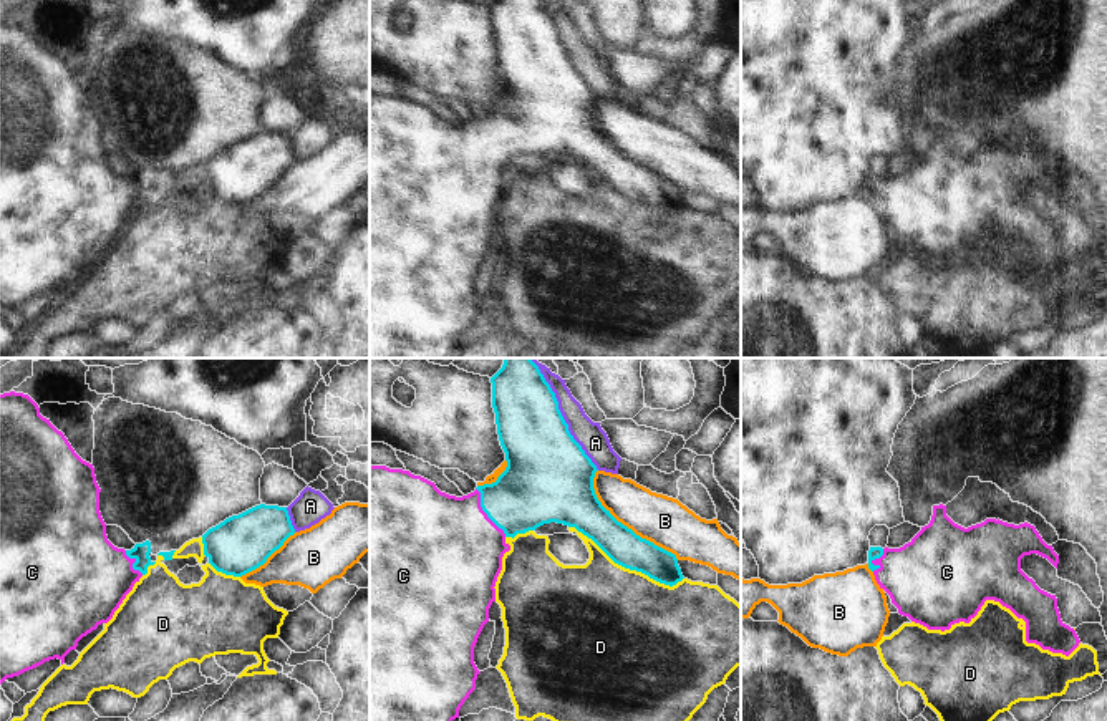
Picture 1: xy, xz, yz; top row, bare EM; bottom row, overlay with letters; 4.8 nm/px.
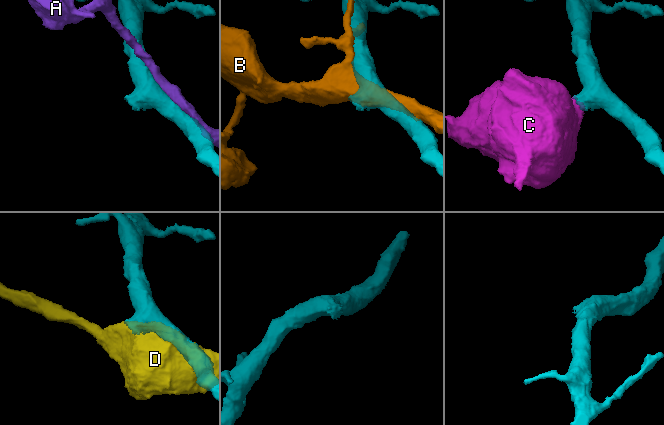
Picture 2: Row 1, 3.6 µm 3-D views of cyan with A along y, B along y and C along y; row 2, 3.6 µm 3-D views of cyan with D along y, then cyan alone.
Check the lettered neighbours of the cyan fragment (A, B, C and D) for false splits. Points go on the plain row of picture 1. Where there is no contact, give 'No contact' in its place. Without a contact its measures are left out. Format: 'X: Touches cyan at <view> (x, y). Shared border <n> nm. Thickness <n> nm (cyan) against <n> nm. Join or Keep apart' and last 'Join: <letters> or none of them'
A: Touches cyan at xz (564, 50). Shared border 550 nm. Thickness 400 nm (cyan) against 140 nm. Keep apart
B: Touches cyan at xz (622, 153). Shared border 600 nm. Thickness 220 nm (cyan) against 240 nm. Keep apart
C: Touches cyan at xz (484, 140). Shared border 280 nm. Thickness 320 nm (cyan) against 480 nm. Join
D: Touches cyan at xz (627, 196). Shared border 600 nm. Thickness 170 nm (cyan) against 500 nm. Keep apart
Join: C

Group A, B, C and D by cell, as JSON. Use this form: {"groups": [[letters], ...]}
{"groups": [["A"], ["B"], ["C"], ["D"]]}

